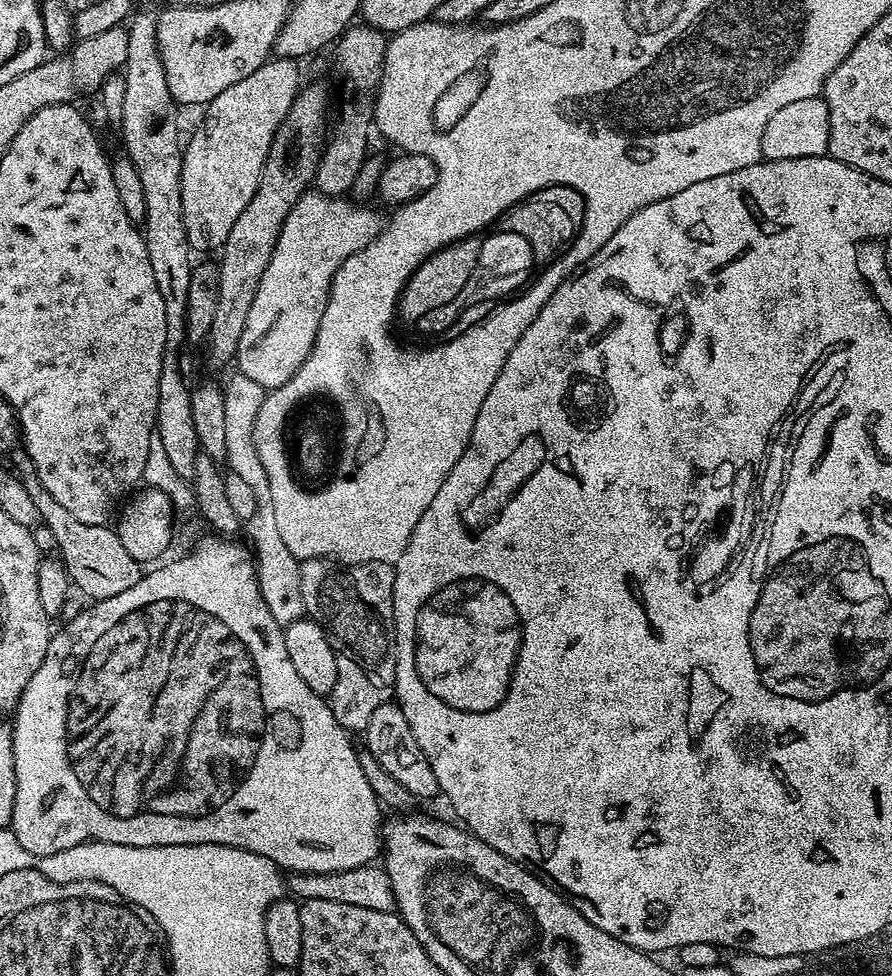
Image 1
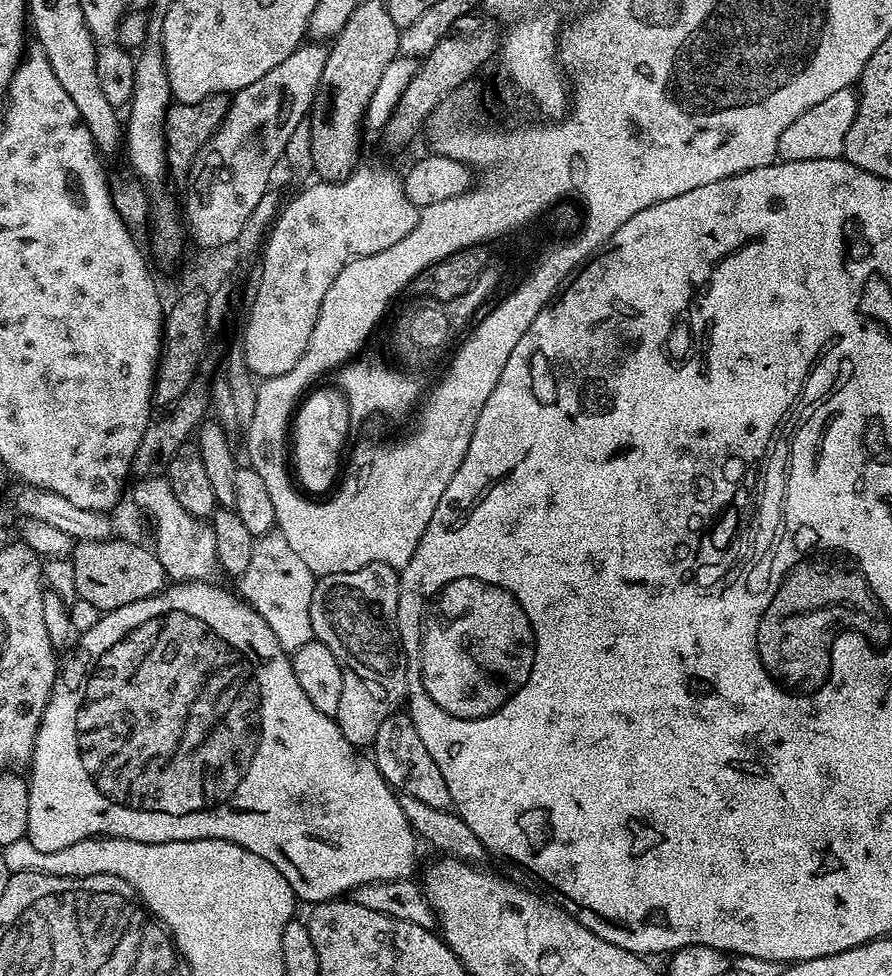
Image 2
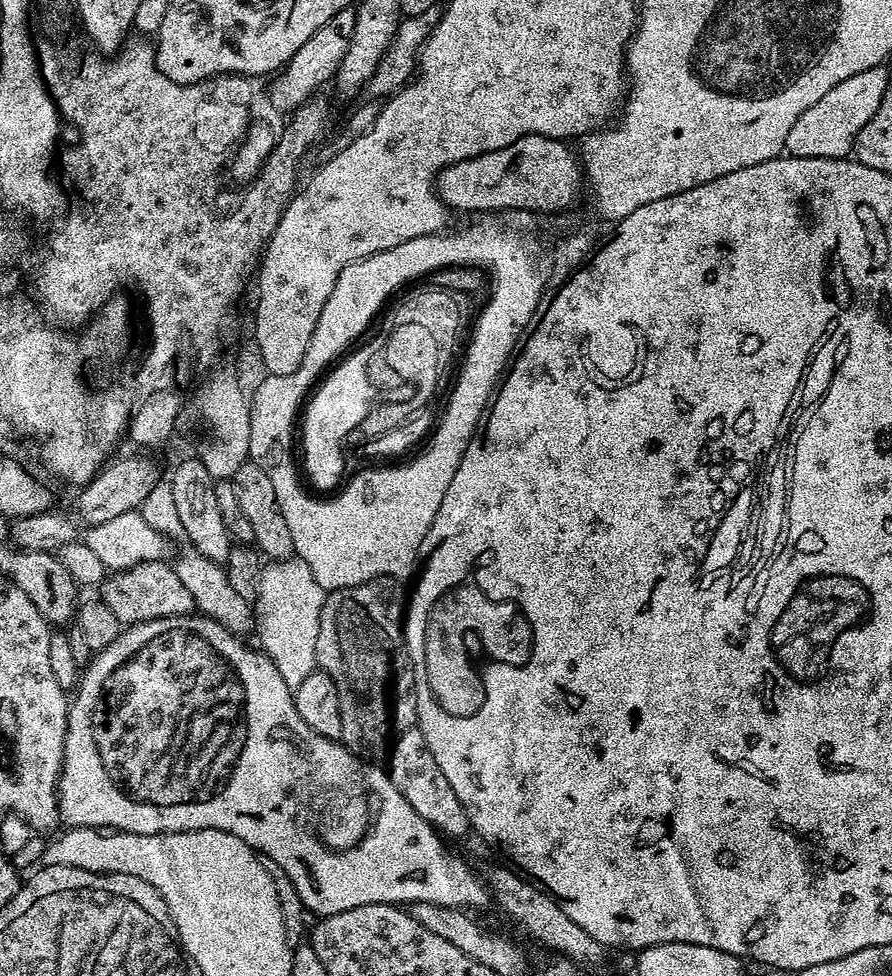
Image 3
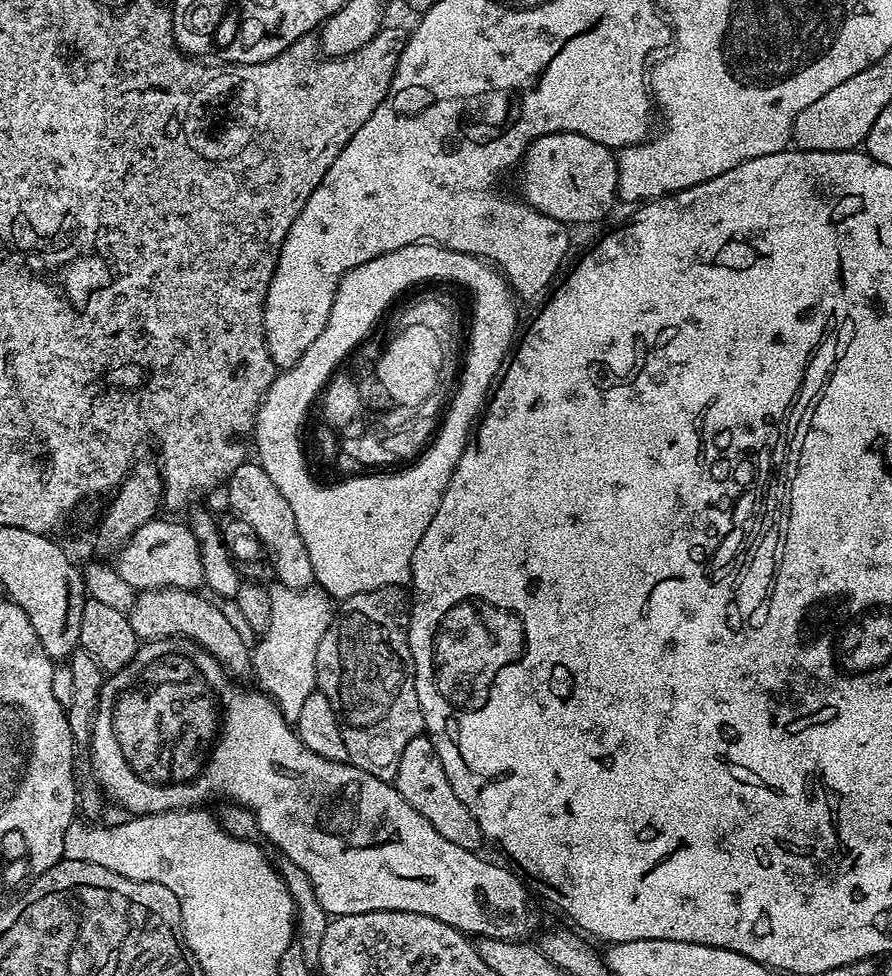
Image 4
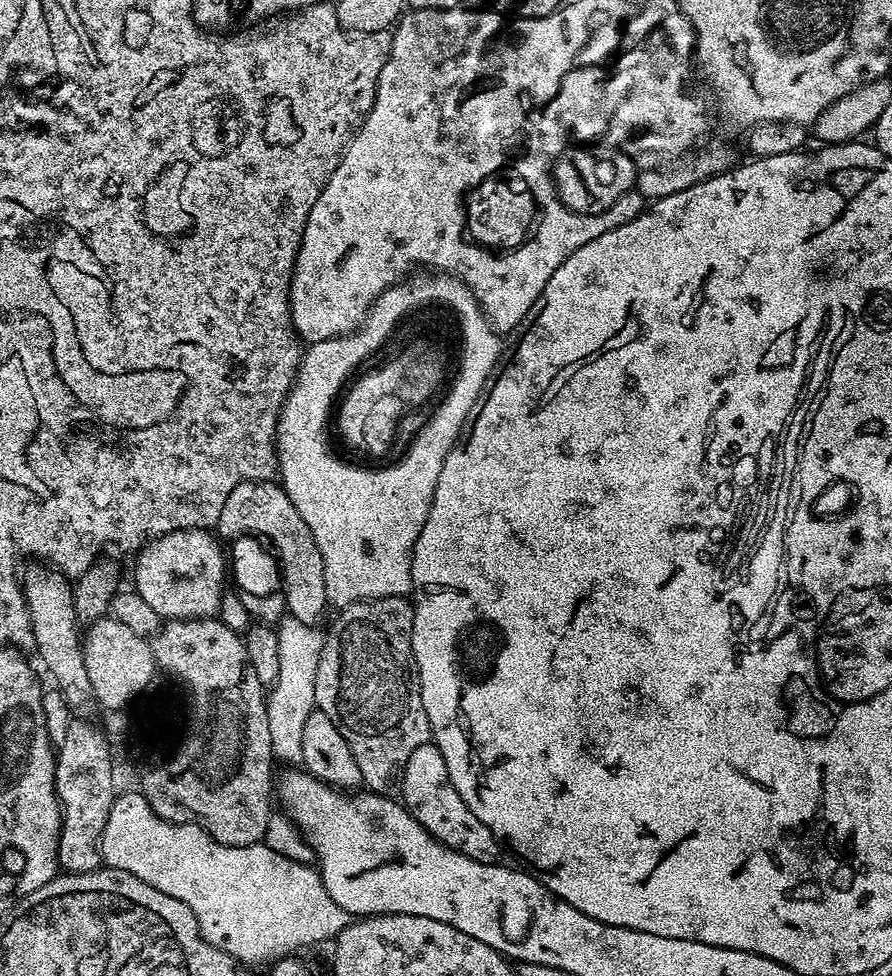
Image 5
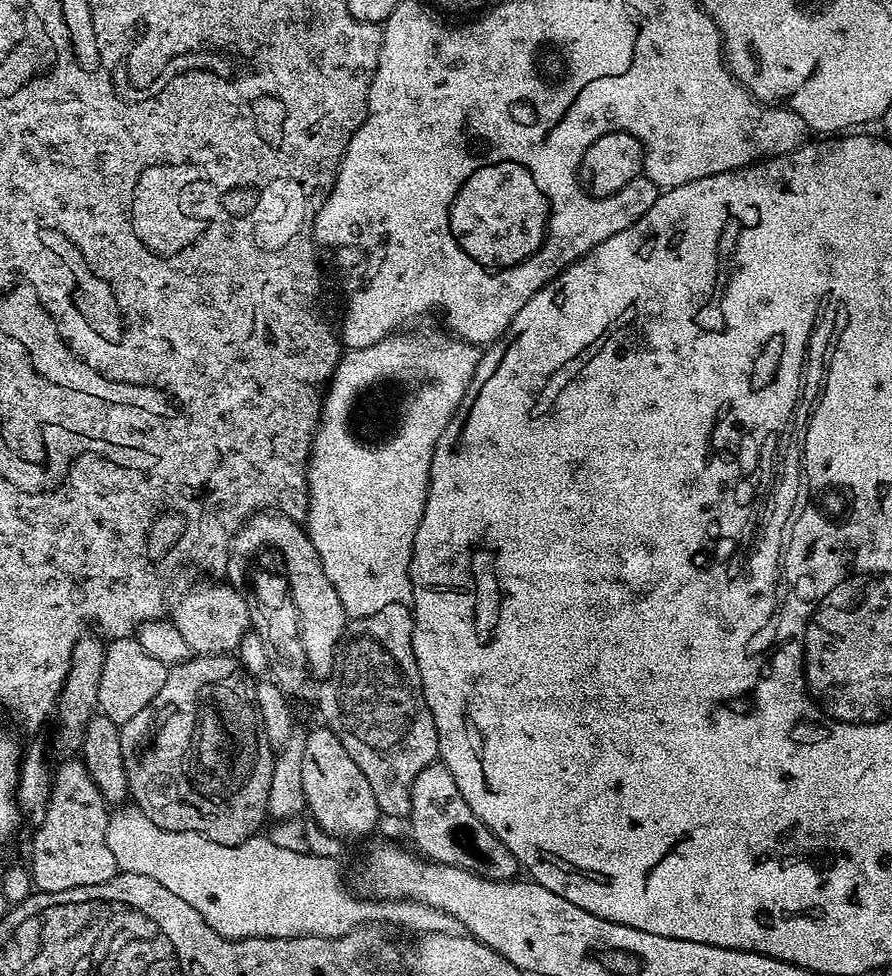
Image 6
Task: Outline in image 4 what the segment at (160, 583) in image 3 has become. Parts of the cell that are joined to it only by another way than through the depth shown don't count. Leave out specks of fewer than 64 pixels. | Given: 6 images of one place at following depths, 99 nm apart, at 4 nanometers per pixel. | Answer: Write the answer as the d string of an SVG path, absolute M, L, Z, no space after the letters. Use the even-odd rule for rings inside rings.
M149 588L141 591L133 607L126 613L137 641L169 638L193 640L195 644L205 648L218 663L224 665L233 677L244 678L240 676L252 672L250 647L242 642L237 631L230 626L221 605L215 599L207 595L199 596L200 594L199 591L187 588Z

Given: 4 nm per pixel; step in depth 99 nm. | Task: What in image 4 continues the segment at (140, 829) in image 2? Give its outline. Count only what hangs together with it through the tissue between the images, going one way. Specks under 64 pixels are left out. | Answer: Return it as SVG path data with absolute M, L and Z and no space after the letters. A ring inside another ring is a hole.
M169 638L167 640L150 640L141 643L139 647L137 647L131 662L129 662L126 667L121 668L120 671L111 673L111 675L105 679L104 685L100 687L100 697L98 698L98 706L96 707L96 717L92 719L92 738L90 747L92 747L92 768L96 771L97 782L95 781L95 783L99 785L102 792L102 787L104 787L105 793L103 792L103 795L105 797L108 795L110 799L117 800L117 802L128 811L125 813L131 814L132 816L147 816L150 812L196 810L201 806L207 805L204 804L207 800L216 800L219 796L224 799L224 802L231 802L233 805L248 809L249 812L253 812L253 814L256 815L259 835L261 837L265 836L274 847L280 848L281 854L284 855L298 871L304 872L305 878L308 879L309 886L312 887L313 898L320 903L322 911L329 912L327 914L329 917L335 918L338 916L345 916L346 914L366 914L367 912L413 912L414 914L426 914L430 918L438 918L438 922L446 922L450 926L454 926L458 931L465 933L472 938L489 936L490 938L502 938L503 940L524 940L525 937L527 937L527 932L532 928L532 912L528 909L529 889L526 887L525 881L521 879L511 867L508 867L508 869L503 868L500 864L491 864L490 861L483 860L483 858L480 857L481 853L479 851L471 852L470 850L462 850L462 846L454 846L454 842L446 842L446 838L442 838L442 834L438 834L438 830L434 830L434 826L430 826L430 822L426 822L426 818L422 818L422 814L418 814L418 810L414 810L414 806L410 806L410 802L406 802L406 798L402 798L402 794L398 794L395 783L383 780L382 778L374 778L374 774L366 774L366 770L358 770L353 764L349 764L343 760L331 760L330 758L322 758L322 754L314 754L314 750L310 750L300 741L300 735L296 733L295 727L293 727L290 721L280 712L279 706L272 701L271 696L260 690L255 690L256 692L247 692L240 684L243 683L233 679L226 671L224 665L218 663L205 648L201 648L200 645L195 644L193 640ZM216 715L220 715L221 720L221 724L218 725L217 728Z

